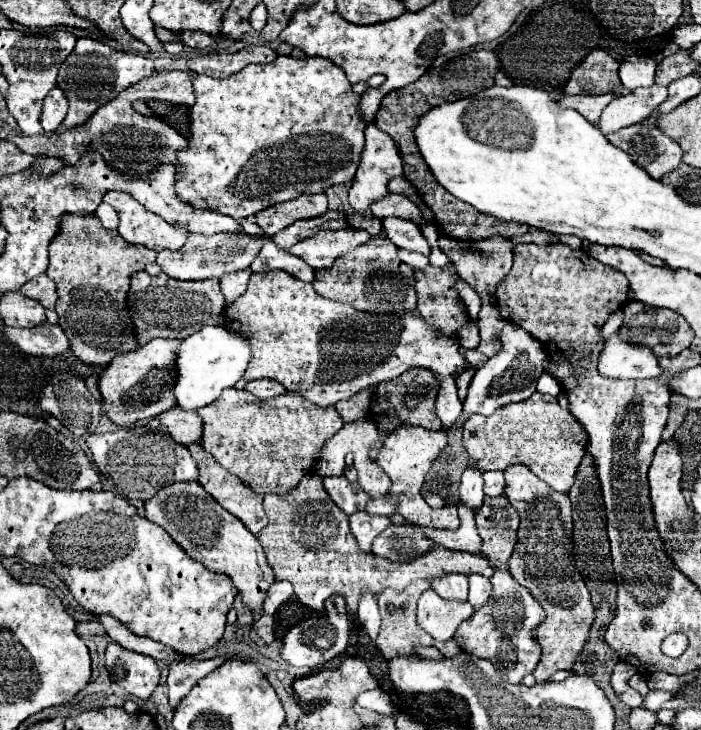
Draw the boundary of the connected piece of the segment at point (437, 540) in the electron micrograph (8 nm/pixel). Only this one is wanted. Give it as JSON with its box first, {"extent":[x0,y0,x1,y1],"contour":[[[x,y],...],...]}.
{"extent":[420,506,482,554],"contour":[[[458,506],[458,514],[460,514],[460,528],[458,530],[430,530],[430,528],[420,528],[420,530],[424,532],[424,536],[434,540],[434,544],[440,544],[448,550],[480,554],[478,546],[482,544],[482,540],[476,534],[472,512],[466,510],[466,506]]]}

